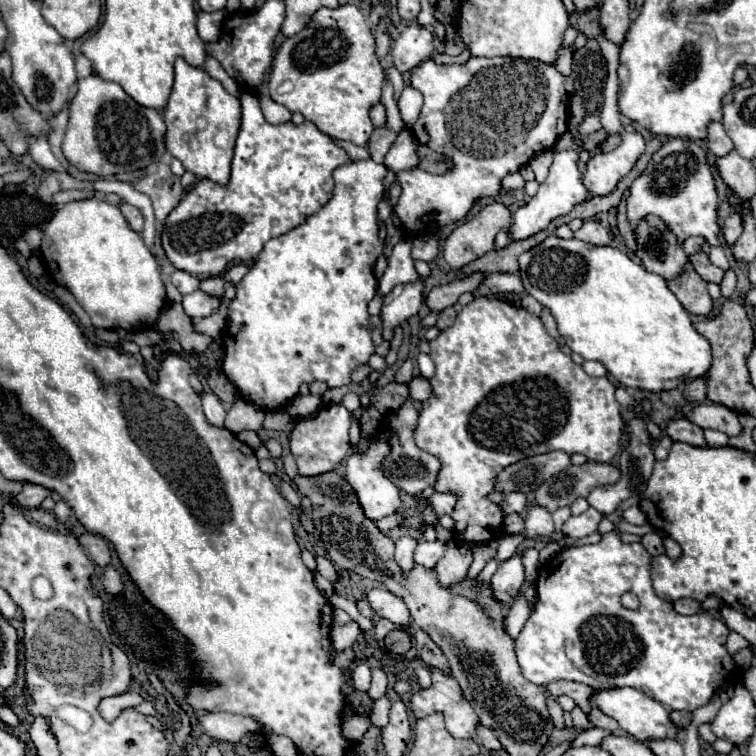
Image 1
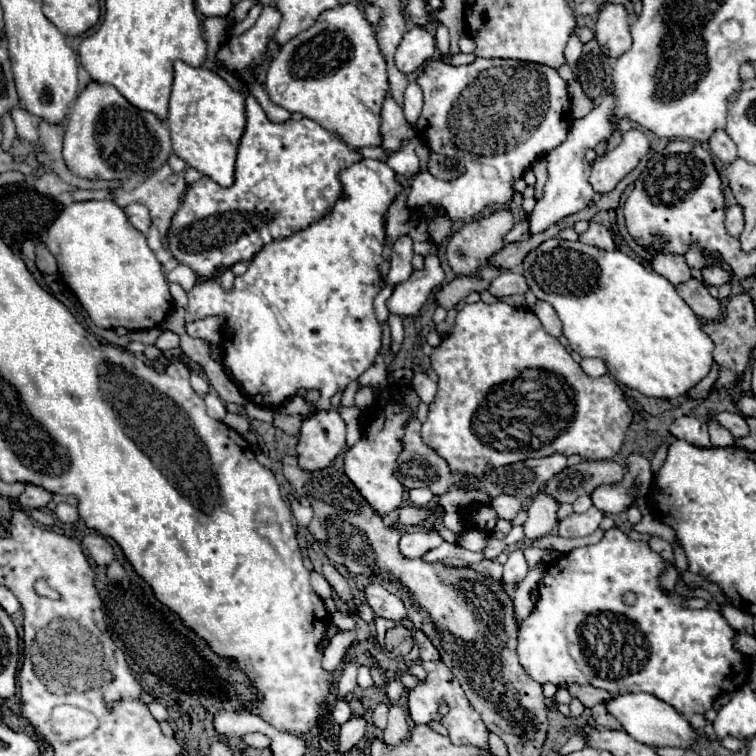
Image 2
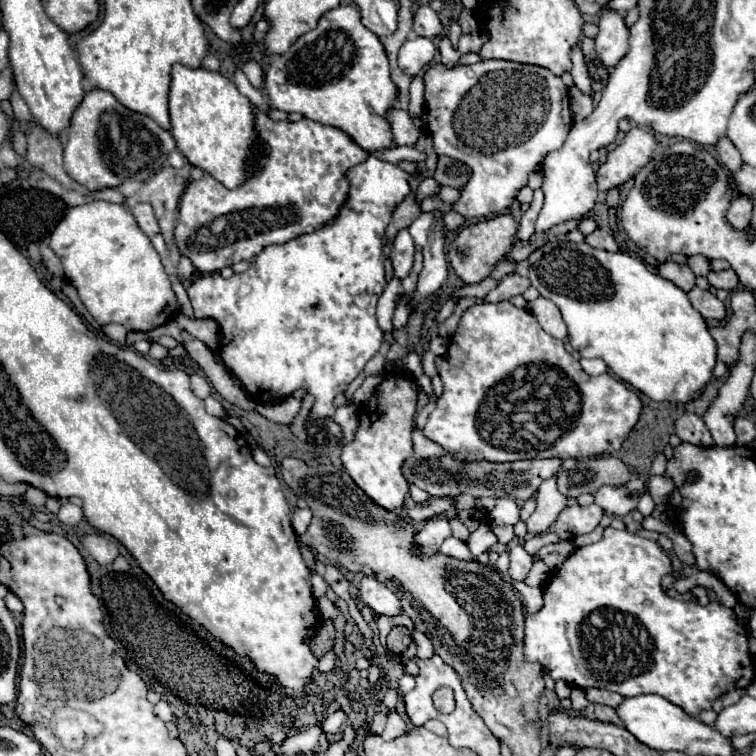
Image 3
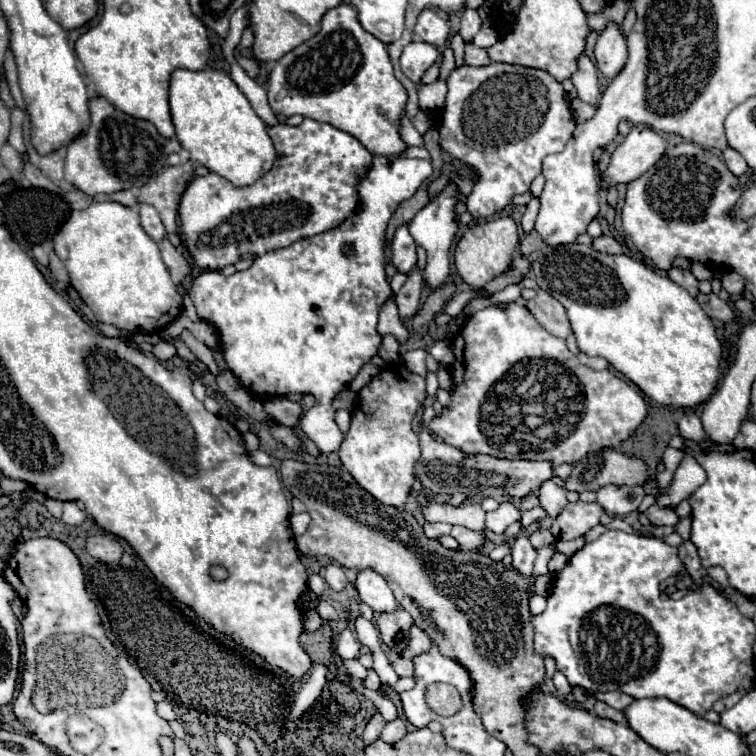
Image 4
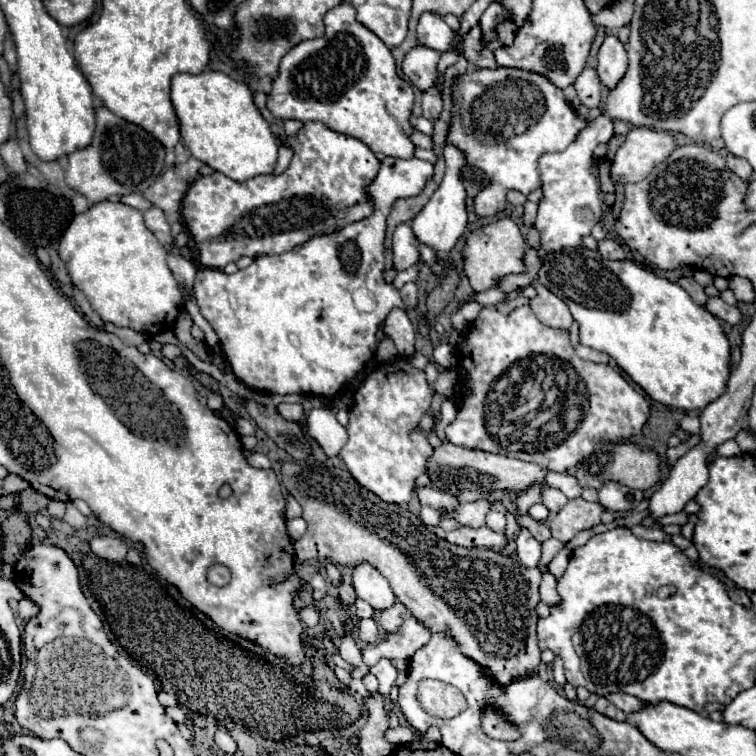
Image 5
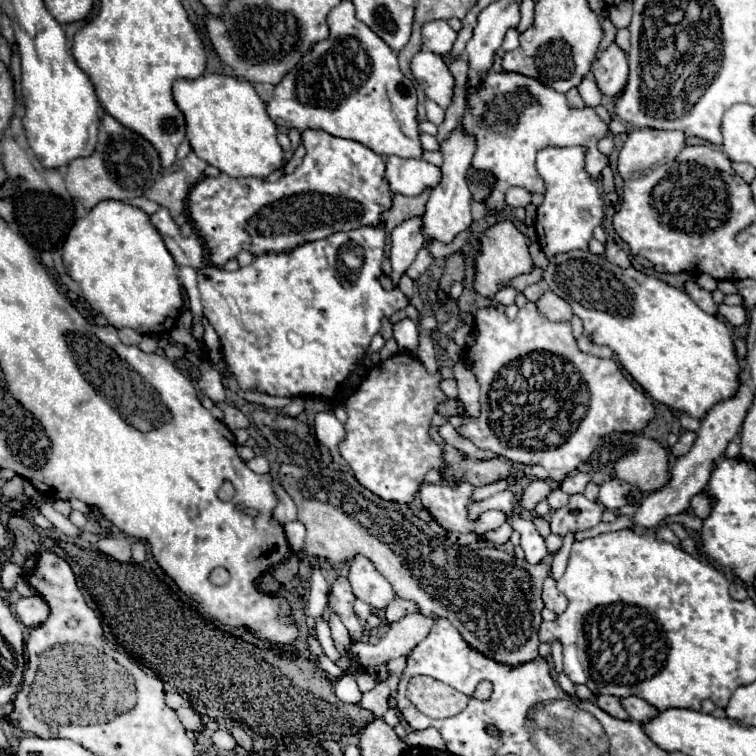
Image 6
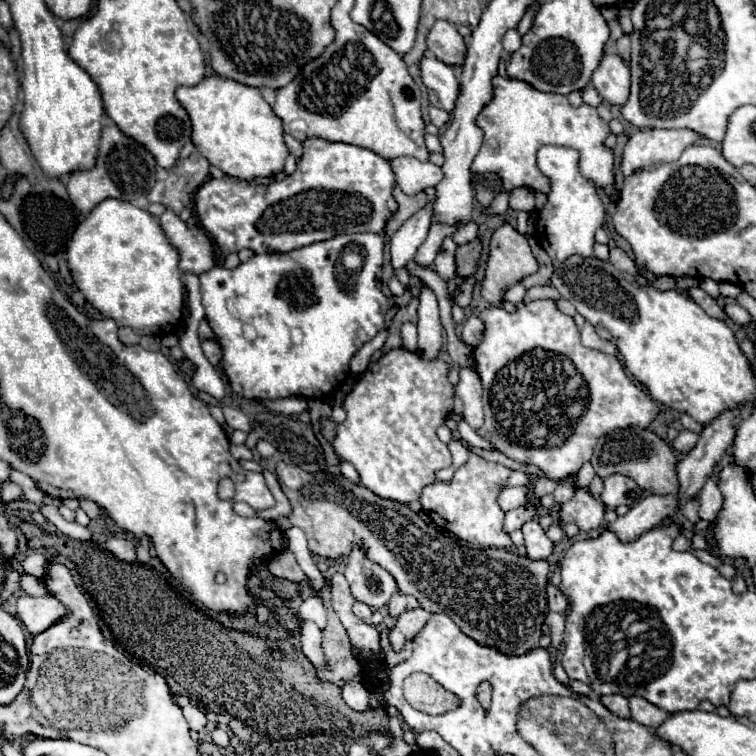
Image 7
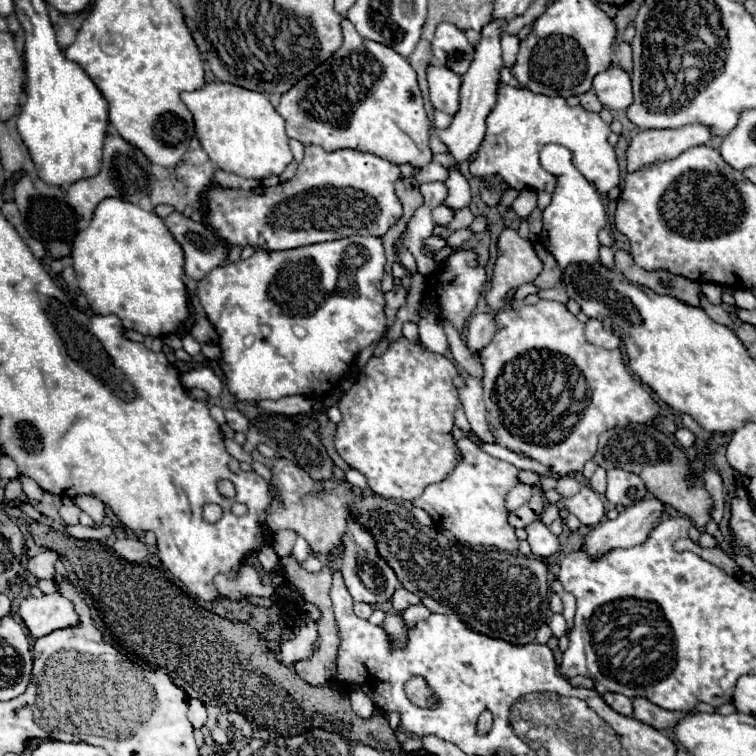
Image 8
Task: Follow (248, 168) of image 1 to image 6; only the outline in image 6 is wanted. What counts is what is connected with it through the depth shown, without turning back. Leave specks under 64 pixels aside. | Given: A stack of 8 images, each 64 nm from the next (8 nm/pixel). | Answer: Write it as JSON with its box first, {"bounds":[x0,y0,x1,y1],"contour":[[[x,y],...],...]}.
{"bounds":[188,128,392,266],"contour":[[[314,128],[302,132],[302,142],[306,150],[304,160],[292,174],[286,174],[276,182],[268,182],[264,178],[230,178],[228,174],[220,174],[216,178],[202,178],[190,190],[188,216],[194,222],[198,236],[204,240],[210,264],[224,266],[242,250],[254,256],[266,252],[290,252],[304,242],[328,238],[340,230],[378,224],[382,220],[382,214],[392,204],[392,196],[388,194],[388,184],[384,182],[384,160],[378,154],[356,140],[338,138]]]}

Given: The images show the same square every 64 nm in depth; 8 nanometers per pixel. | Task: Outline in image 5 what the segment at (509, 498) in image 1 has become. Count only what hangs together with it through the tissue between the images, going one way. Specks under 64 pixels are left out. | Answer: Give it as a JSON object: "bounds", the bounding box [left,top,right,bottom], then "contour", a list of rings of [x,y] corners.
{"bounds":[486,512,506,532],"contour":[[[488,512],[486,526],[494,532],[504,532],[506,530],[506,514],[504,512]]]}

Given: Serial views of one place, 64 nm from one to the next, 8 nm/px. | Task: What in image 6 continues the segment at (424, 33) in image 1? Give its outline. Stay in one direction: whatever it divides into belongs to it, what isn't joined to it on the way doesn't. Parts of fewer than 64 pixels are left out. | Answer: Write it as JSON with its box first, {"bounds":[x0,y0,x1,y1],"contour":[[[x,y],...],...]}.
{"bounds":[410,50,454,108],"contour":[[[420,50],[410,60],[410,70],[414,74],[414,80],[430,100],[438,102],[442,108],[450,104],[454,78],[448,72],[448,66],[444,64],[442,56],[436,56],[428,50]]]}

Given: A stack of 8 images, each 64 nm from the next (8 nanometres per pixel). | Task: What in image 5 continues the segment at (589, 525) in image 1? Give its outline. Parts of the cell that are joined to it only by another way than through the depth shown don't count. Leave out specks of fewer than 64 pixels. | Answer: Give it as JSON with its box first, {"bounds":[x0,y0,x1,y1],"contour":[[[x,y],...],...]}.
{"bounds":[548,498,604,542],"contour":[[[574,498],[556,516],[550,518],[548,526],[554,538],[558,538],[560,542],[568,542],[578,532],[598,526],[602,512],[604,508],[598,502],[586,502],[582,498]]]}

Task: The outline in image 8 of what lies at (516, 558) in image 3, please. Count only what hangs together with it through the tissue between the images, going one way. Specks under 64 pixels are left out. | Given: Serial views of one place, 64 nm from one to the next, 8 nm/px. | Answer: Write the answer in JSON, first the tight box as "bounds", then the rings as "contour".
{"bounds":[526,520,558,558],"contour":[[[540,520],[526,526],[526,532],[528,532],[526,540],[532,548],[532,556],[550,558],[558,550],[558,538]]]}

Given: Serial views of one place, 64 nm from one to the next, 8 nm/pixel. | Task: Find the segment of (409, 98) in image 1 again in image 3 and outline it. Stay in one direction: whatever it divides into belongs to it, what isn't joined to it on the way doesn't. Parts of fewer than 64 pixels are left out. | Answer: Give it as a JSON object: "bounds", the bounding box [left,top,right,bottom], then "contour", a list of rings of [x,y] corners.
{"bounds":[408,76,424,118],"contour":[[[414,76],[410,84],[410,104],[408,104],[408,114],[410,118],[418,118],[424,110],[424,84],[422,76]]]}

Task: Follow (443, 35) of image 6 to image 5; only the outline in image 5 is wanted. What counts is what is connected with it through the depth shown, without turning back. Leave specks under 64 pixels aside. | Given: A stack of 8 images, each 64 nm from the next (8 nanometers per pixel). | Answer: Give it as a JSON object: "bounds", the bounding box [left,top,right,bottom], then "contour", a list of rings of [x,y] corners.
{"bounds":[416,12,454,52],"contour":[[[424,12],[420,16],[416,32],[418,32],[418,44],[424,44],[424,46],[434,48],[438,52],[446,52],[452,48],[454,32],[442,20],[442,16],[438,16],[434,12]]]}

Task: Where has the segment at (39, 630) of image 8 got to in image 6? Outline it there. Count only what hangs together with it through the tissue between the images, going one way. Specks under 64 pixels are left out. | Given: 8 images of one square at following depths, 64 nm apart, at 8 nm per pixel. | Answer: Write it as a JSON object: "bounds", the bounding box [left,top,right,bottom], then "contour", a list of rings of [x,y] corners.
{"bounds":[14,596,48,628],"contour":[[[40,596],[20,598],[14,608],[16,608],[16,614],[24,622],[26,628],[38,626],[40,620],[44,620],[44,616],[48,616],[48,604],[44,604],[44,600]]]}

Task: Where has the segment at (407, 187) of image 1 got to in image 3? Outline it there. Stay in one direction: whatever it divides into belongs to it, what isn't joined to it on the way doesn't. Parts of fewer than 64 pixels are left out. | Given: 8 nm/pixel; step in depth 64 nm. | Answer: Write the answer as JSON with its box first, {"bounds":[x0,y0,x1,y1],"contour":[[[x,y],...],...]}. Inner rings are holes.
{"bounds":[416,60,572,218],"contour":[[[480,60],[472,66],[458,64],[454,68],[432,64],[424,72],[424,98],[426,110],[420,120],[424,122],[424,130],[432,136],[436,154],[458,158],[472,172],[468,182],[460,188],[460,198],[452,204],[452,208],[464,218],[482,218],[508,208],[518,190],[526,186],[528,176],[540,168],[548,152],[564,144],[572,128],[568,88],[560,76],[542,66],[508,60]],[[424,178],[416,190],[416,202],[422,202],[428,196],[436,196],[436,194],[440,194],[440,190],[442,190],[442,186],[434,178]]]}

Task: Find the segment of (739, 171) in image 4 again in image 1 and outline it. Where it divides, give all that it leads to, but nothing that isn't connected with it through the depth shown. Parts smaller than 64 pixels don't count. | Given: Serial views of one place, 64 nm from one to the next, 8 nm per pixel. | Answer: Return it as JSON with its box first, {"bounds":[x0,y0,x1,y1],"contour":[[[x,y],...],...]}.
{"bounds":[706,122,734,156],"contour":[[[710,122],[710,124],[708,124],[706,146],[708,146],[708,150],[710,150],[712,154],[716,154],[716,156],[724,156],[724,154],[728,154],[728,152],[734,148],[732,140],[726,136],[726,132],[724,132],[724,128],[722,128],[720,122]]]}

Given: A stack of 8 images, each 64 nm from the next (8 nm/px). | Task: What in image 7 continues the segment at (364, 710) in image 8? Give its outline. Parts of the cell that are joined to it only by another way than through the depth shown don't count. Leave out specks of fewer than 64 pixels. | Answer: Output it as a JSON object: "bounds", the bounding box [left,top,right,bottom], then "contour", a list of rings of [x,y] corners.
{"bounds":[342,682,370,712],"contour":[[[346,682],[342,686],[342,700],[358,712],[364,712],[370,708],[368,706],[368,690],[360,682]]]}

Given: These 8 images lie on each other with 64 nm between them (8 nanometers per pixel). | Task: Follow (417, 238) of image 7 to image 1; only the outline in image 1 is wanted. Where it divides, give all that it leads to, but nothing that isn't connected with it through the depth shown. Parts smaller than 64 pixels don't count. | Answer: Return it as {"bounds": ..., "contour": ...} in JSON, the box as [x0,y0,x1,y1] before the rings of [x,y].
{"bounds":[378,240,418,296],"contour":[[[400,240],[394,250],[392,256],[388,258],[388,268],[384,272],[384,276],[378,280],[378,294],[386,296],[396,284],[412,284],[418,282],[418,272],[414,268],[414,260],[410,256],[410,248],[412,248],[412,240]]]}

